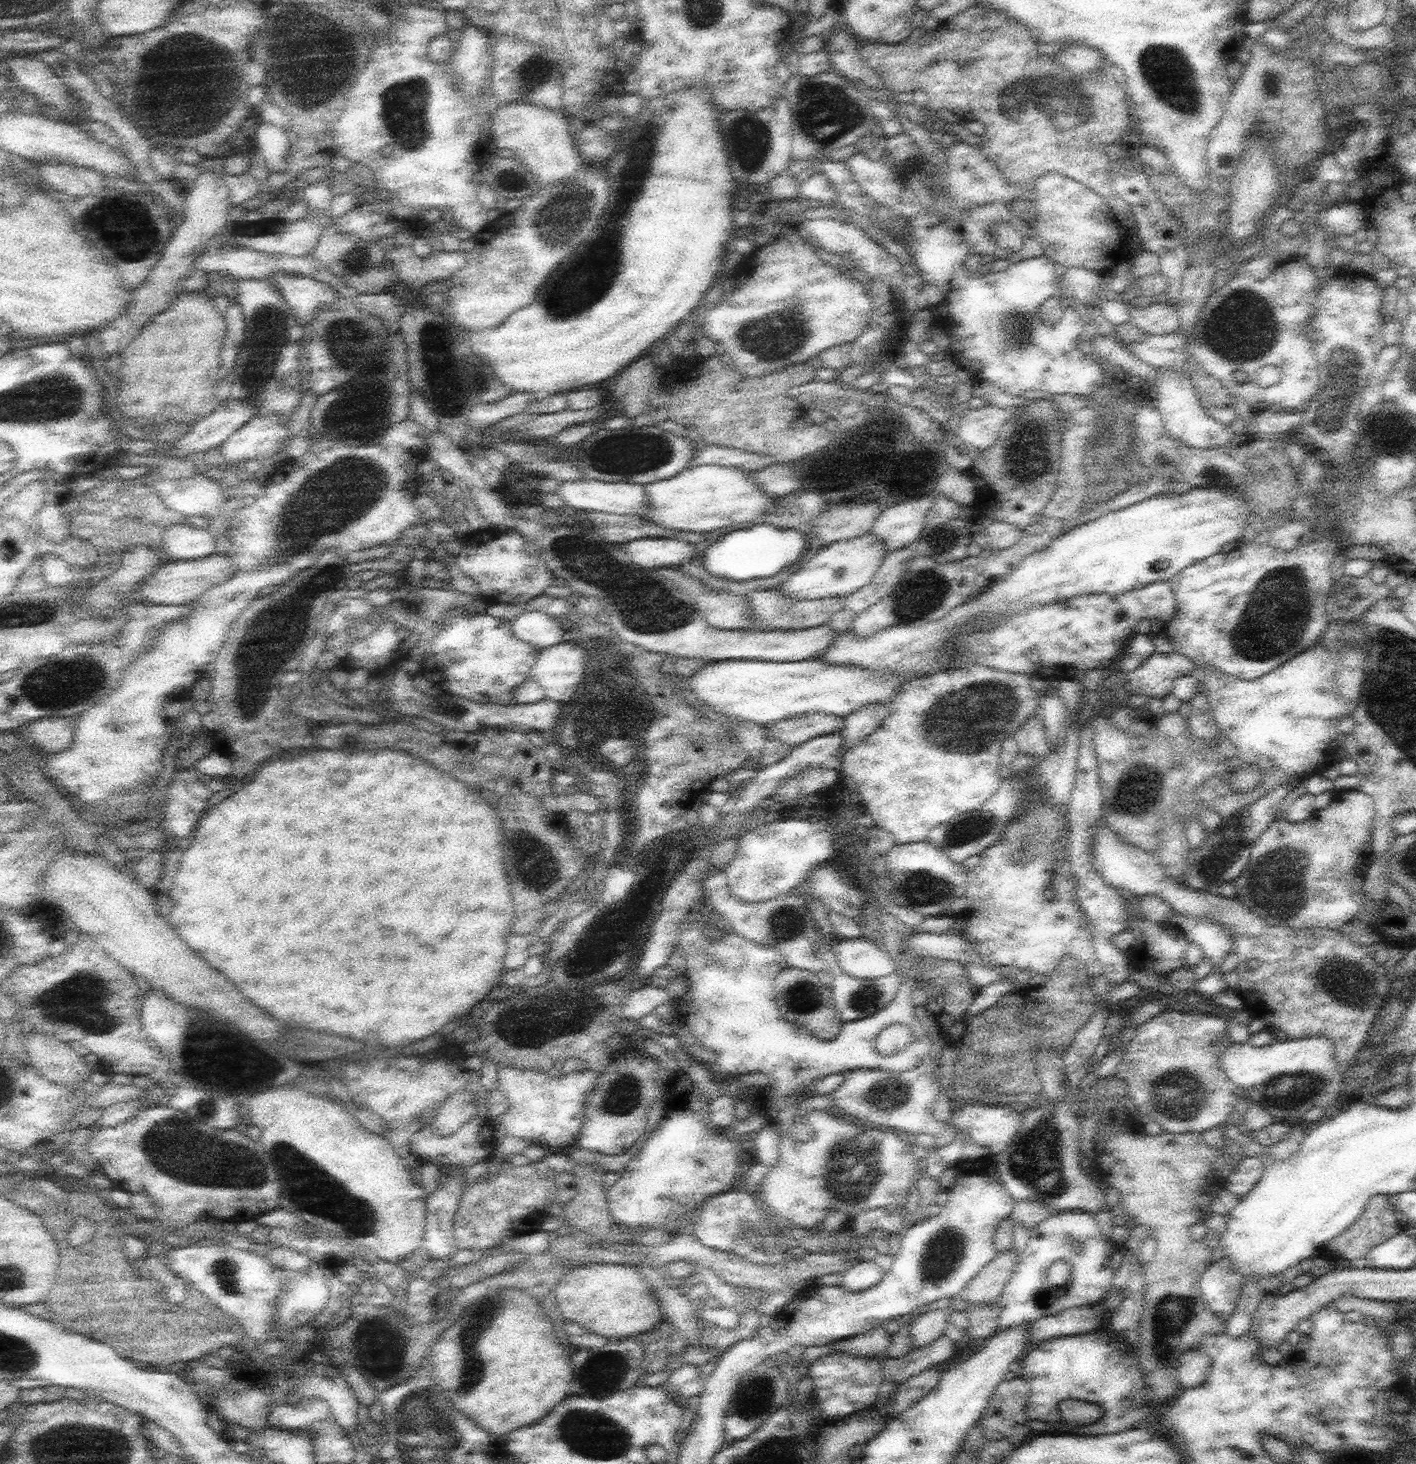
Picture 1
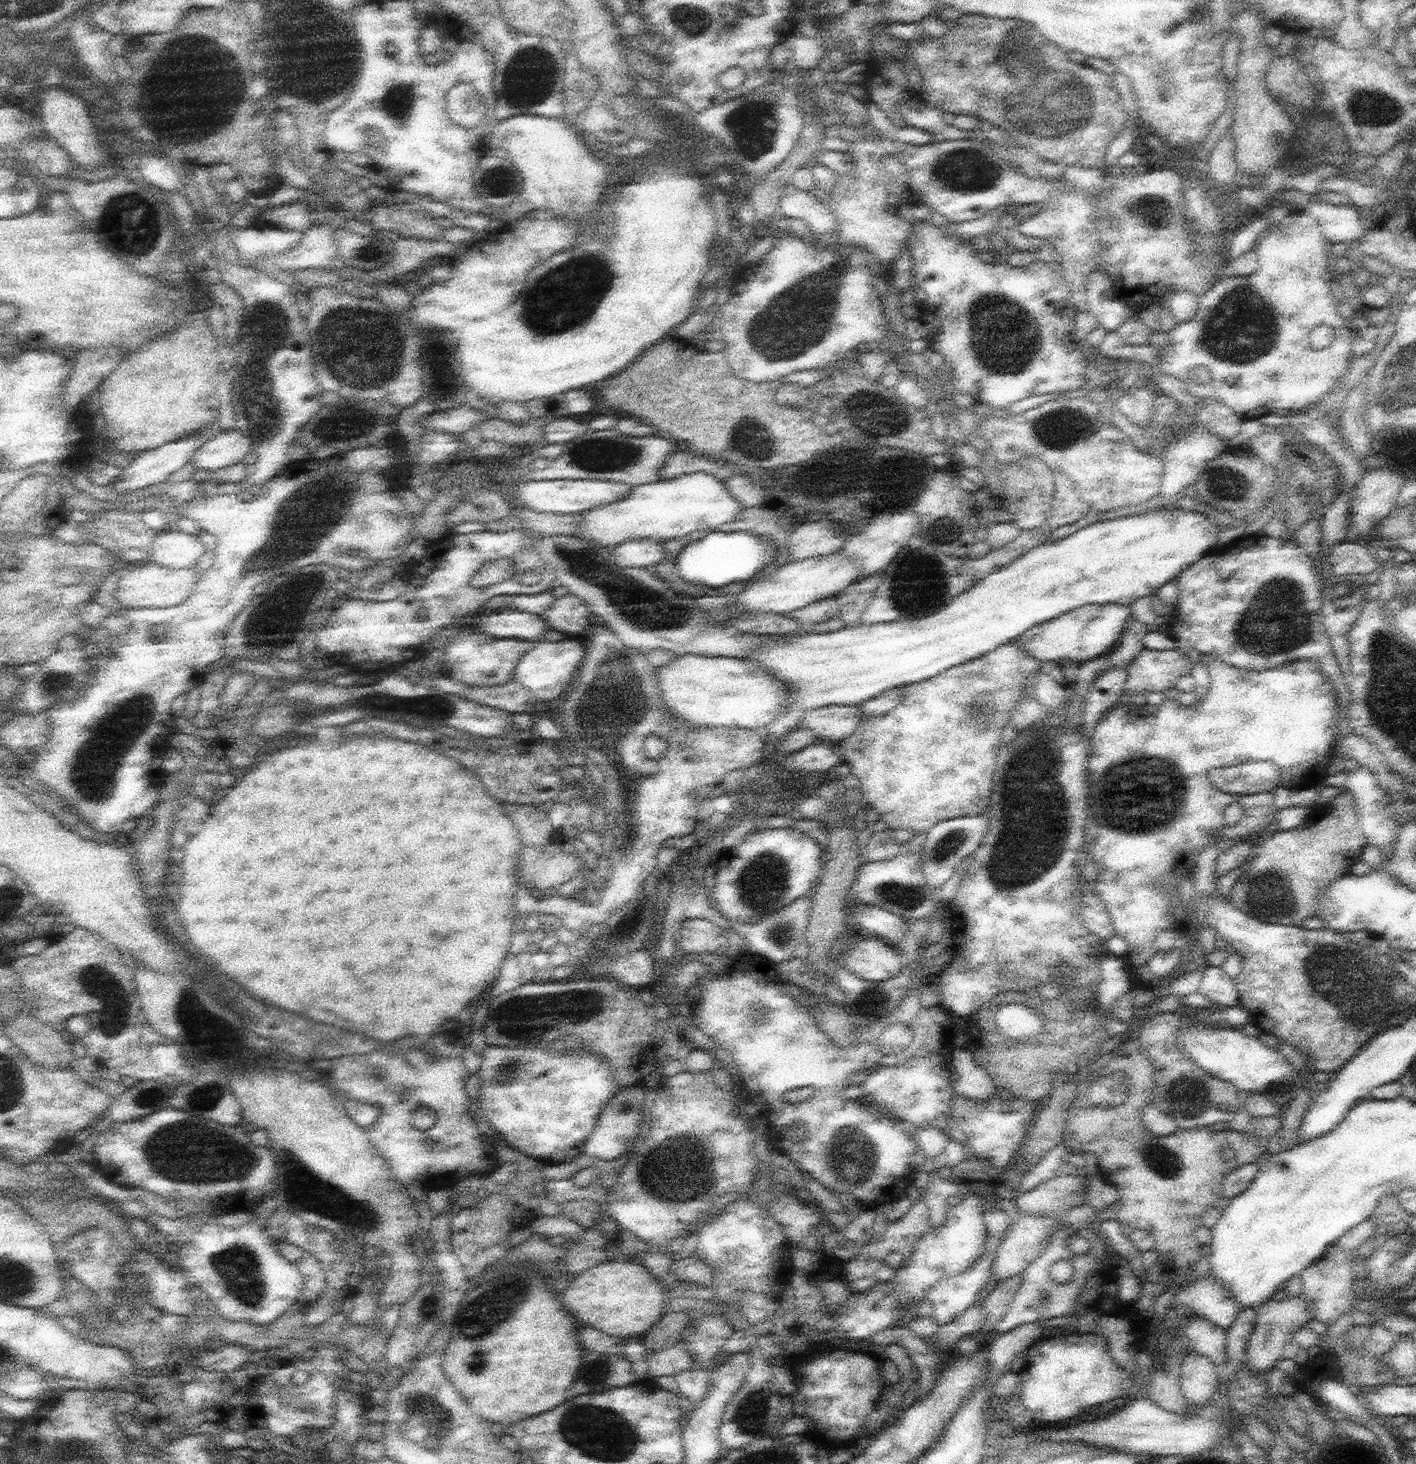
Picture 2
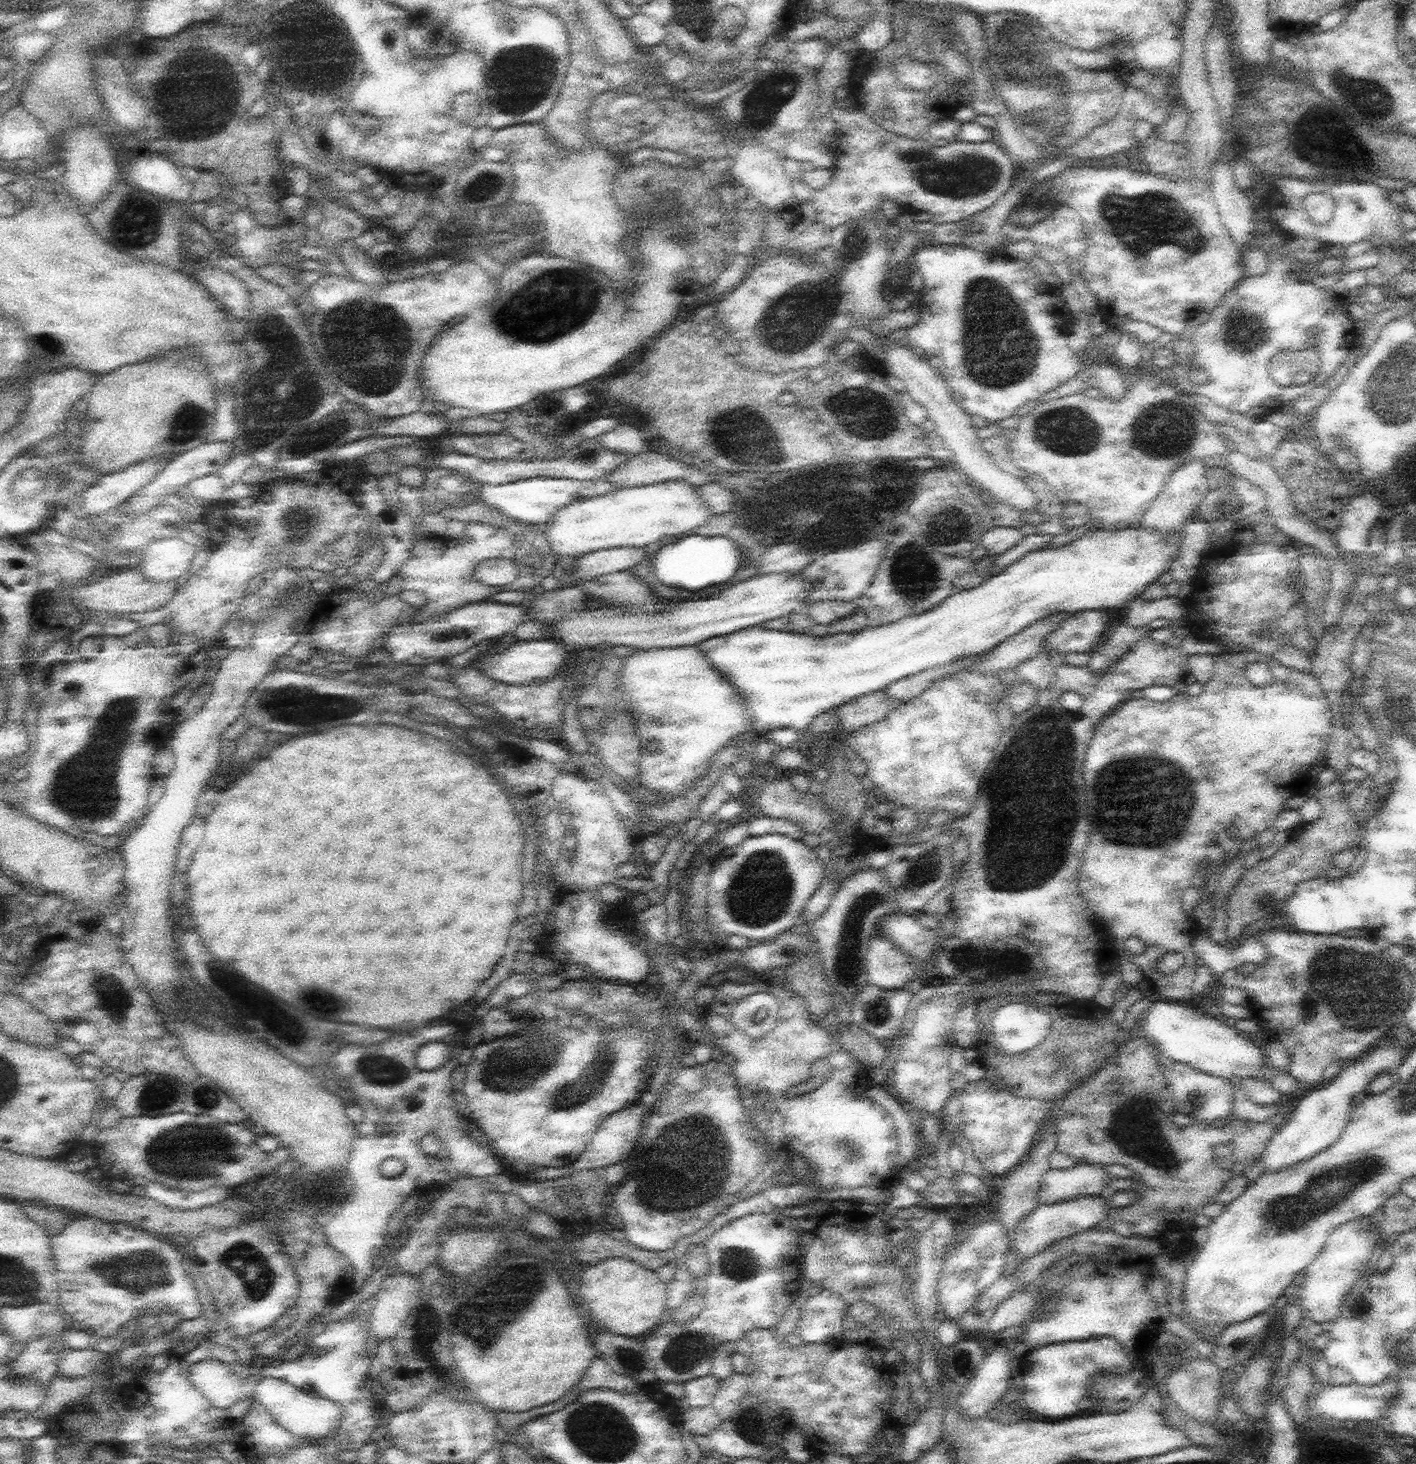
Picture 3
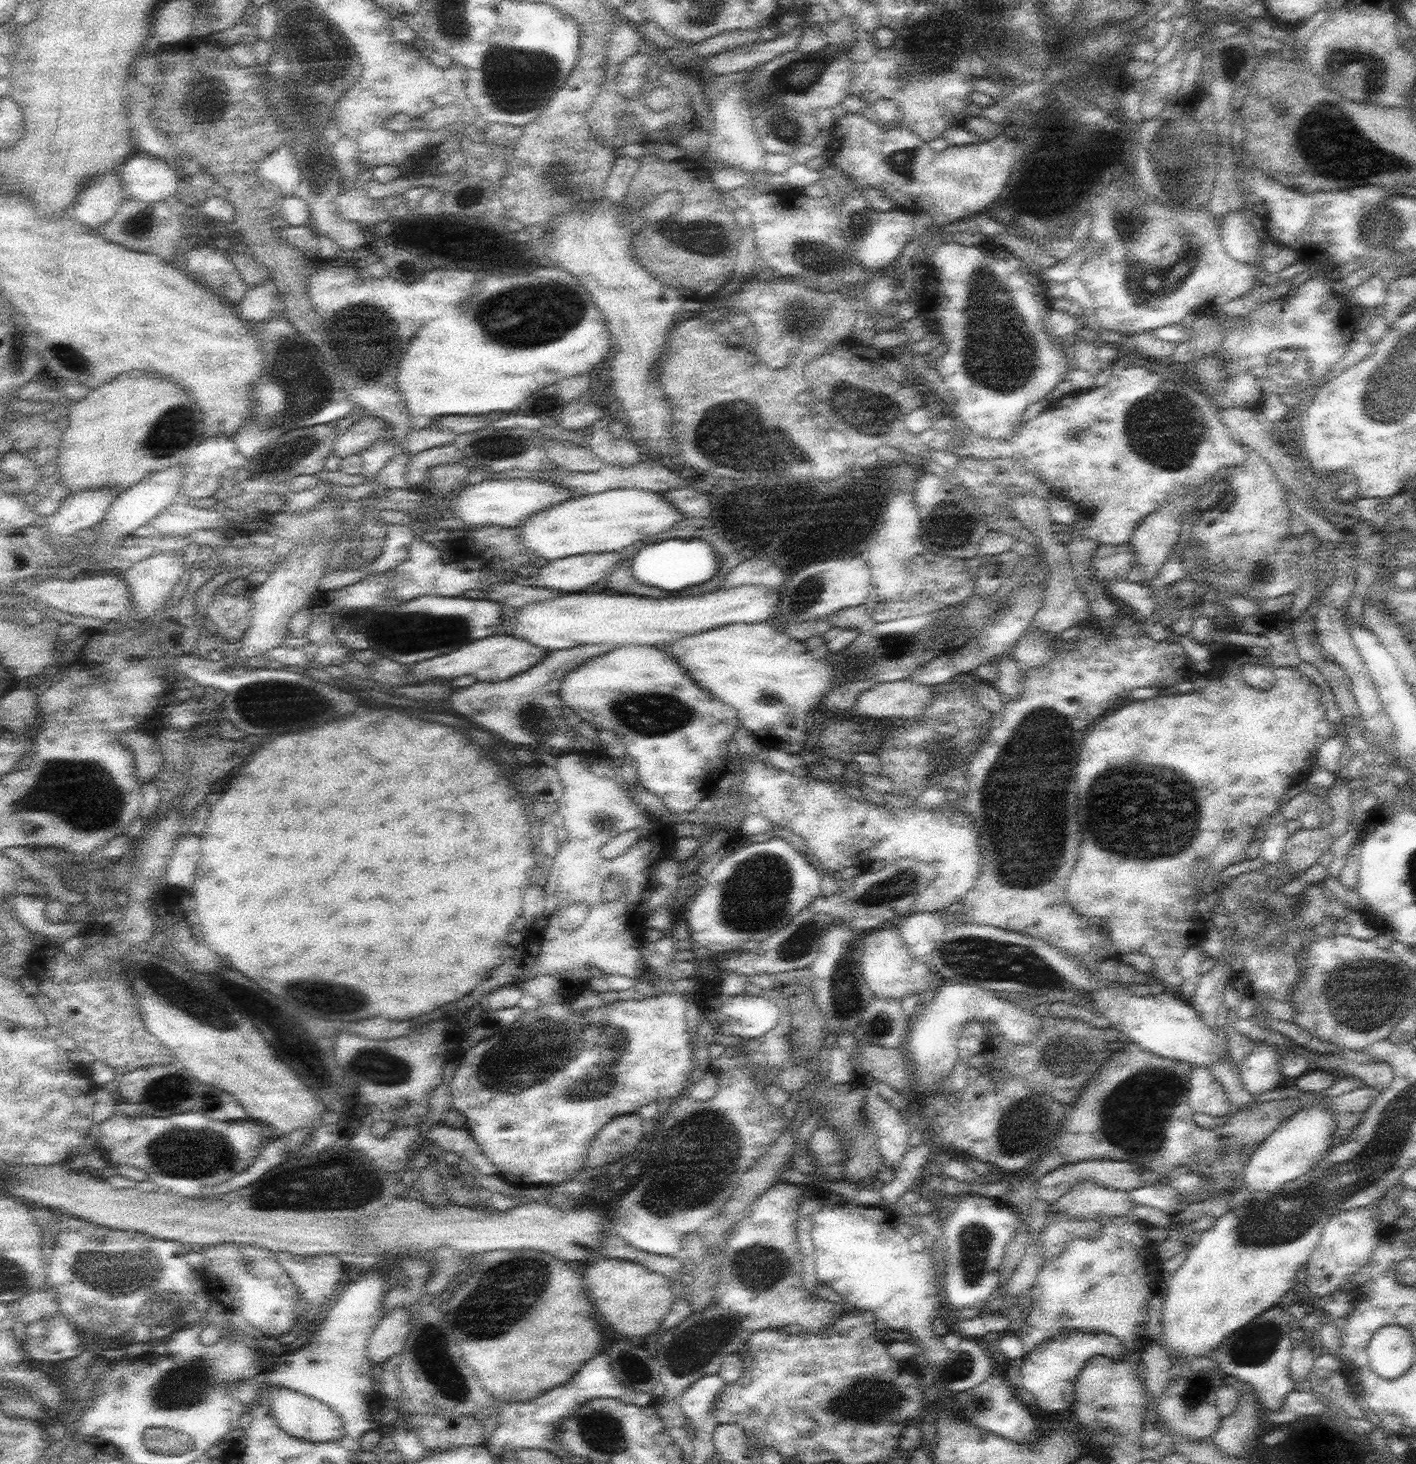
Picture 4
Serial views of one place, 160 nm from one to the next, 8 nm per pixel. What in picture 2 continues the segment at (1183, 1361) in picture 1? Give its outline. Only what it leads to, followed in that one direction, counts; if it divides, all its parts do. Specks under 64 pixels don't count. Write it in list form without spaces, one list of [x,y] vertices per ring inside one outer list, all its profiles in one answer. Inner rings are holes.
[[[1188,1354],[1182,1364],[1180,1386],[1182,1394],[1192,1407],[1202,1407],[1218,1392],[1221,1369],[1210,1358]]]

